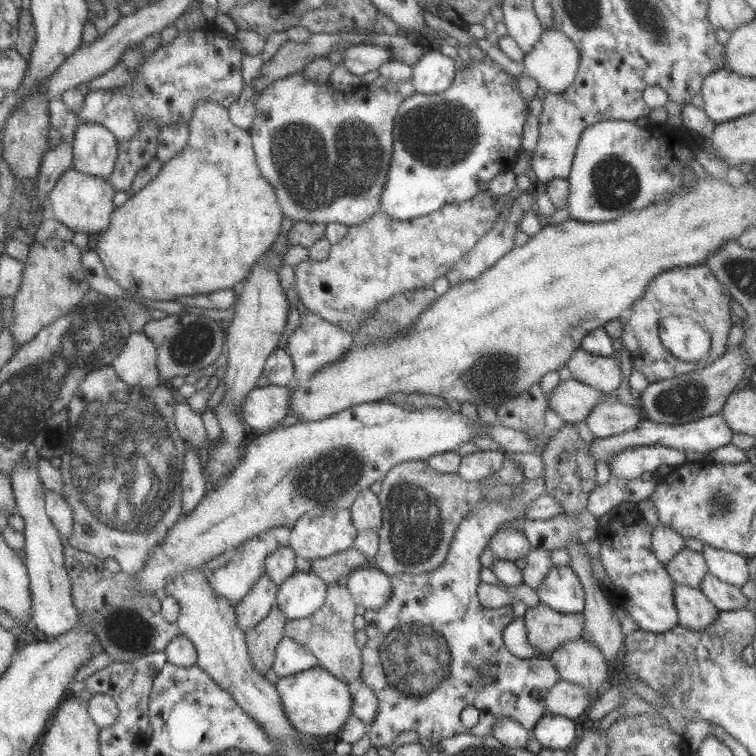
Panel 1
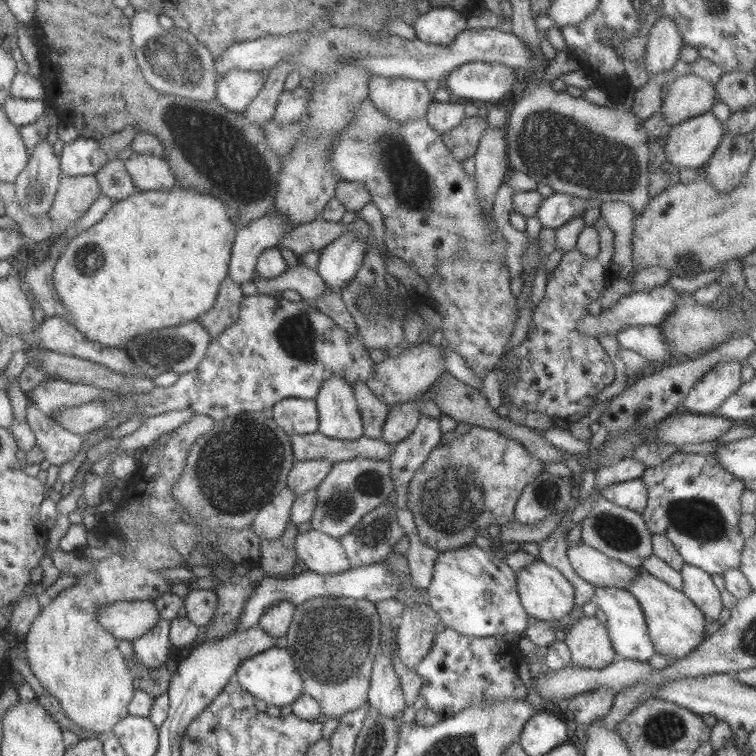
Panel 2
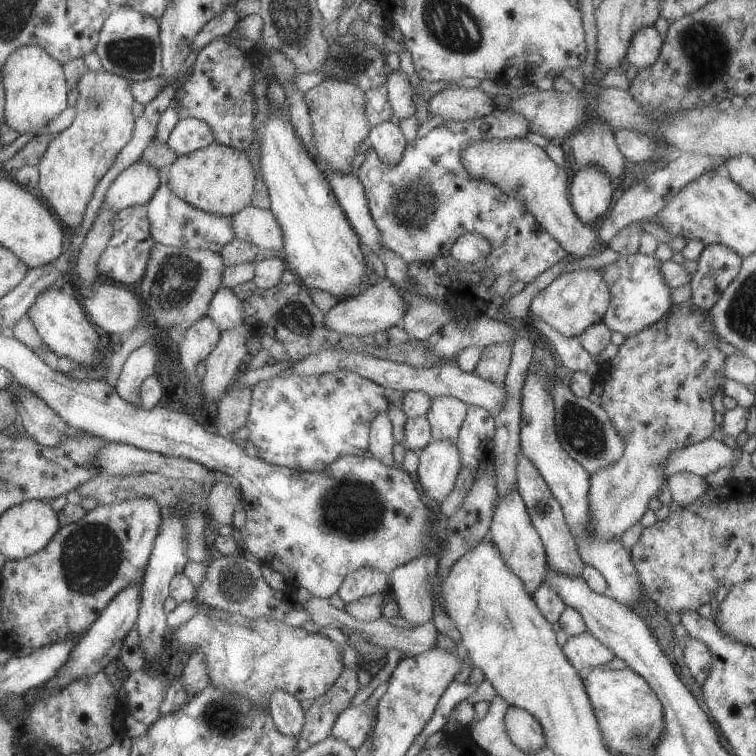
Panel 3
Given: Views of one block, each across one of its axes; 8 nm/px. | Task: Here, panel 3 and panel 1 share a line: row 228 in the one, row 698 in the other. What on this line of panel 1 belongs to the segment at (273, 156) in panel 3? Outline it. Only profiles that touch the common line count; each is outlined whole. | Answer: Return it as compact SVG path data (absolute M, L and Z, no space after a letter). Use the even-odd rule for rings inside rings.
M320 665L292 676L279 677L275 685L290 724L300 733L316 737L338 734L346 719L351 716L354 686Z

